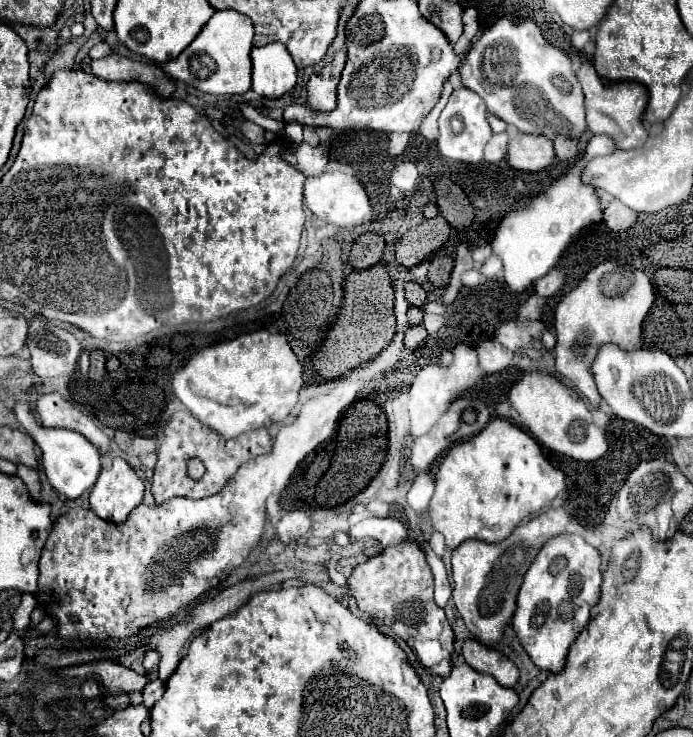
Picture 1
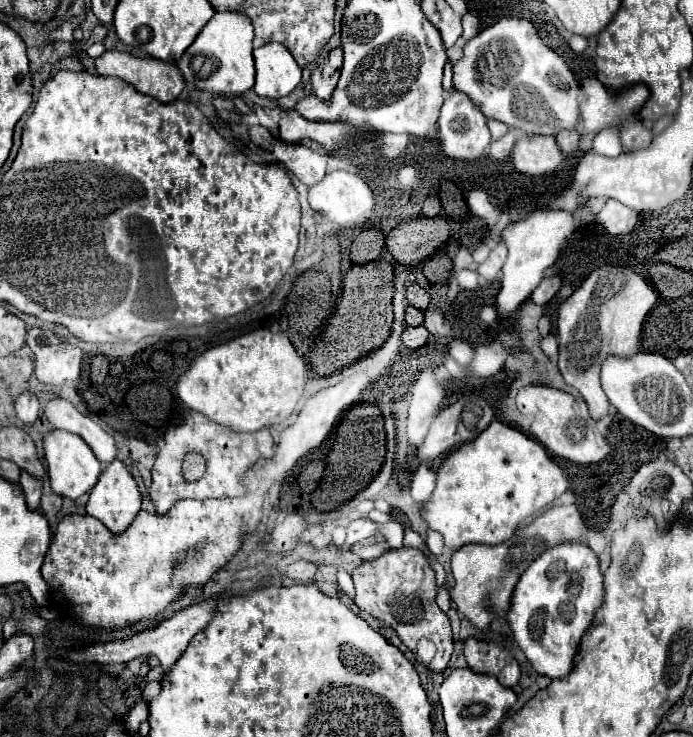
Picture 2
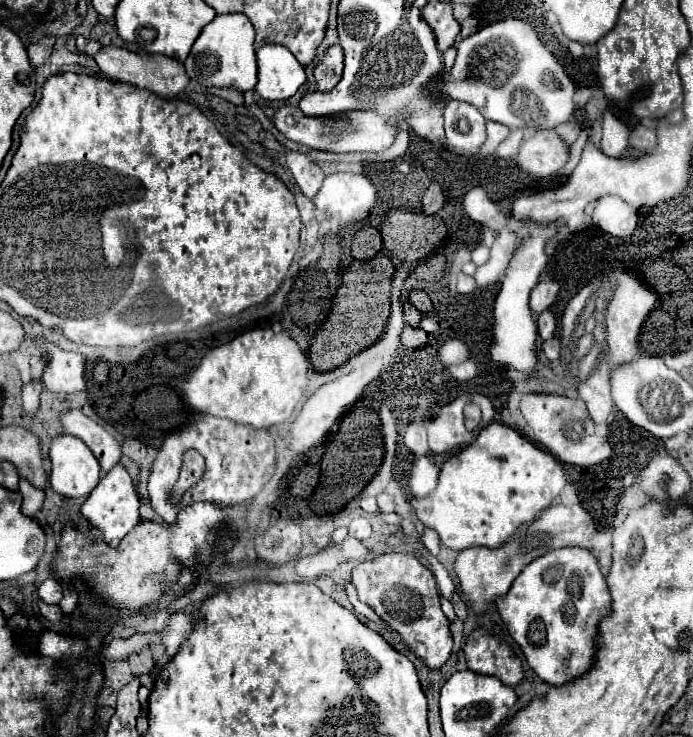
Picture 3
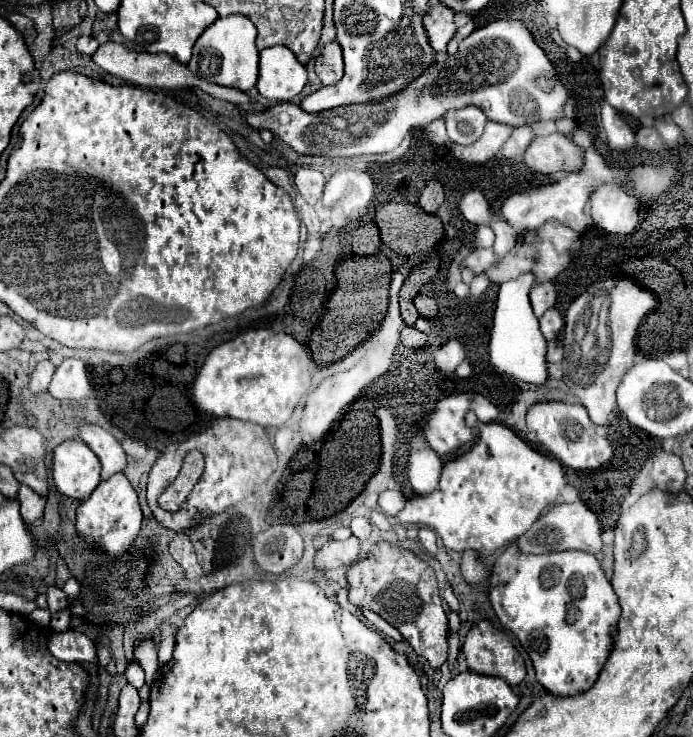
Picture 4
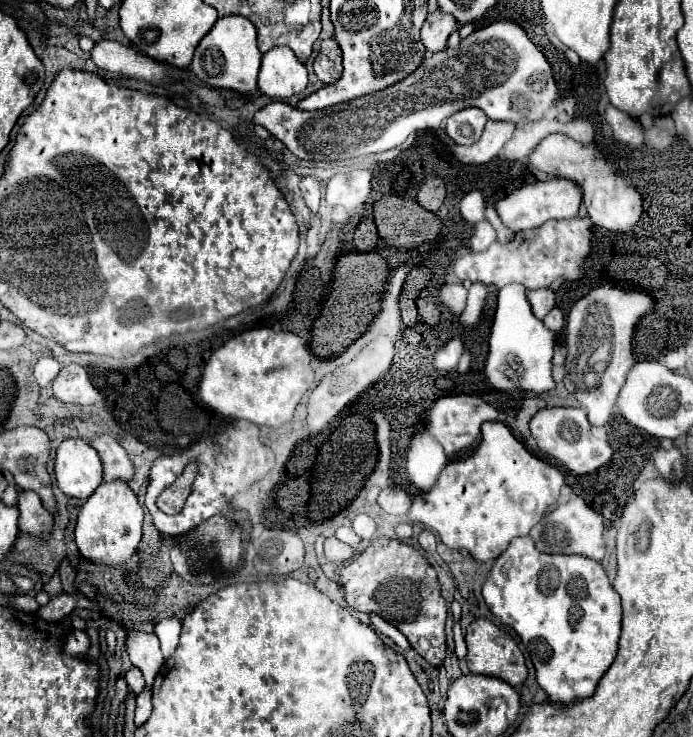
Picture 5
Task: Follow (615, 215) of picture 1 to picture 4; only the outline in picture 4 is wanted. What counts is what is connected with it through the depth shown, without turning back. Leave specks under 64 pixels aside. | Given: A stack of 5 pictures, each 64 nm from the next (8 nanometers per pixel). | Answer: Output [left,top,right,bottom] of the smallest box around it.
[590,186,638,234]

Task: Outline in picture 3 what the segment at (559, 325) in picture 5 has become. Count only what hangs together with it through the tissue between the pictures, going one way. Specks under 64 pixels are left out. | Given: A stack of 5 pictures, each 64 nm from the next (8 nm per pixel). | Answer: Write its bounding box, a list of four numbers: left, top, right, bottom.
[537,309,557,340]

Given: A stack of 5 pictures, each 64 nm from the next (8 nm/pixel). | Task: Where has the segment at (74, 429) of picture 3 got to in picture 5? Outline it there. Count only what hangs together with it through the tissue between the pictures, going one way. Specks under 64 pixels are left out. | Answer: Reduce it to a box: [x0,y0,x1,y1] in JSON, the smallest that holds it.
[90,436,134,482]

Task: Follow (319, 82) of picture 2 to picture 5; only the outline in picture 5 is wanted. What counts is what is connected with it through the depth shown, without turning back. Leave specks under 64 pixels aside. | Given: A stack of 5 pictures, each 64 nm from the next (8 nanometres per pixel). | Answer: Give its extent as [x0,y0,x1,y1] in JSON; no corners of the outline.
[314,40,342,84]

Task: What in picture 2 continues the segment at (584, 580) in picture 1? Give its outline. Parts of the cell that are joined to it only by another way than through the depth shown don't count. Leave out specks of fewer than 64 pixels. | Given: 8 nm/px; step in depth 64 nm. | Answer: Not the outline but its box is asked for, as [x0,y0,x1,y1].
[506,542,604,680]

